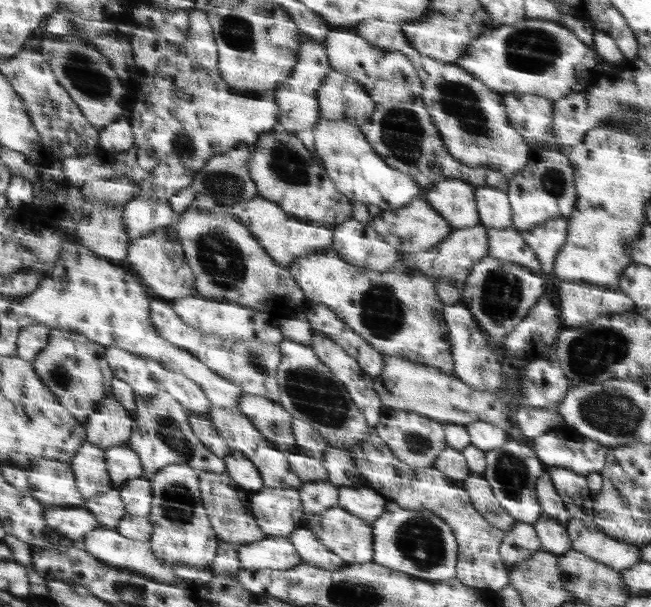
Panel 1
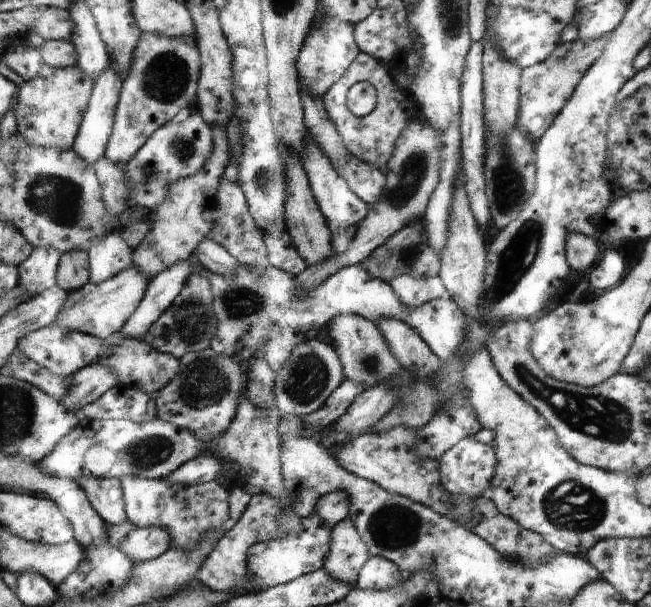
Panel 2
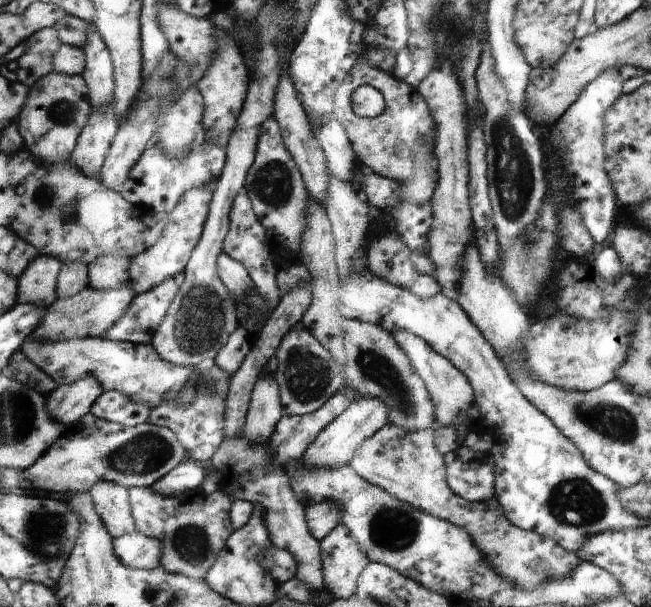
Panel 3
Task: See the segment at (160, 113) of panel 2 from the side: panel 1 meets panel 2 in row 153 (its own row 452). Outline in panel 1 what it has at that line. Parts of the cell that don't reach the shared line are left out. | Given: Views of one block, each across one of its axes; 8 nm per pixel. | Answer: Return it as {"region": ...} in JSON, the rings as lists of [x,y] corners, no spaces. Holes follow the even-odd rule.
{"region":[[[128,444],[106,449],[105,458],[108,460],[109,477],[112,479],[113,488],[118,491],[120,485],[144,473],[144,464],[140,456]]]}

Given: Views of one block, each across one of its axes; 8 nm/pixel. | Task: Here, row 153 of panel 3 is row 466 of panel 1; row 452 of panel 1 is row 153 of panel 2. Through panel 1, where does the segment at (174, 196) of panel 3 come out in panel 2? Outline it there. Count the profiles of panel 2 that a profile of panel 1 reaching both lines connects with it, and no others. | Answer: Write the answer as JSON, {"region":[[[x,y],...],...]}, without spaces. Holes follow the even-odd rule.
{"region":[[[186,112],[162,125],[146,142],[136,156],[125,164],[129,187],[130,206],[144,206],[154,210],[168,194],[169,186],[178,179],[191,177],[207,163],[213,153],[213,130],[198,114]]]}

